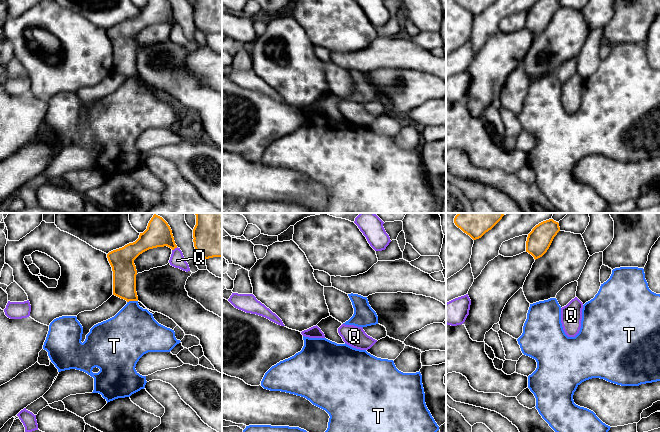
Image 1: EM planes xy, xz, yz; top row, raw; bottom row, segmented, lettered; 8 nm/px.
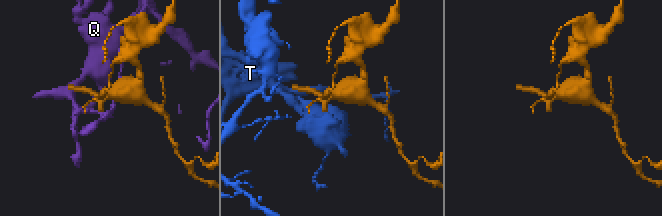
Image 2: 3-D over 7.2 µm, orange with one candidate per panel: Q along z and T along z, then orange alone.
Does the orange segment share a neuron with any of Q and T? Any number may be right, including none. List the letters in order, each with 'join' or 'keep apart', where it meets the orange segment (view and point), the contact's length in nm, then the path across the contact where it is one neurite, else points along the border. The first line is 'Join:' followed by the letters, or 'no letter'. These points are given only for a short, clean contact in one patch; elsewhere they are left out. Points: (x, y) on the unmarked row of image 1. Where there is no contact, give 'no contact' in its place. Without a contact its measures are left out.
Join: no letter
Q: keep apart; meets orange in xy at (174, 24); contact 50 nm long; border along xy (177, 23), (172, 26)
T: keep apart; meets orange in xy at (132, 76); contact 90 nm long; border along xy (137, 76), (129, 76), (127, 78)

